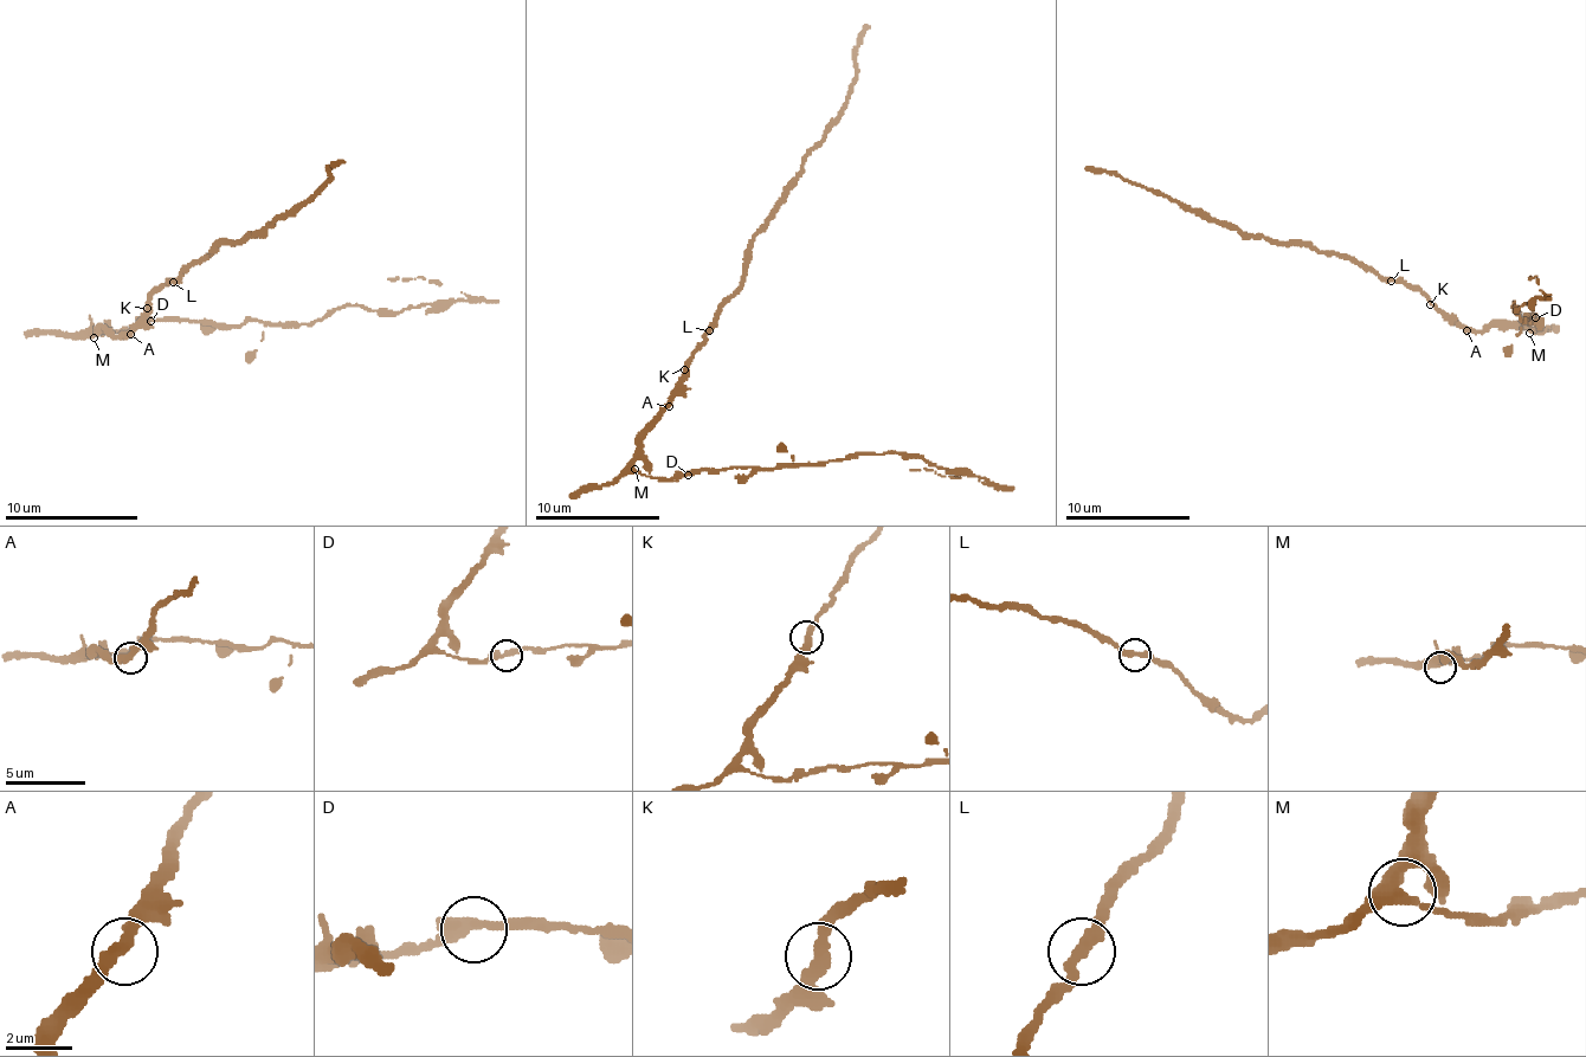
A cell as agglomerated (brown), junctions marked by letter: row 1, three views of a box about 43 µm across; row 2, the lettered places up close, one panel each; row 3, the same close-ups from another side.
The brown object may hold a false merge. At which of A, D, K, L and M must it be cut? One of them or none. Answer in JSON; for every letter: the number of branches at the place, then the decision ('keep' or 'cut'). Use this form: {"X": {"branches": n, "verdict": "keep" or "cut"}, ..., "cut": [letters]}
{"A": {"branches": 2, "verdict": "keep"}, "D": {"branches": 2, "verdict": "keep"}, "K": {"branches": 2, "verdict": "keep"}, "L": {"branches": 2, "verdict": "keep"}, "M": {"branches": 4, "verdict": "keep"}, "cut": []}

